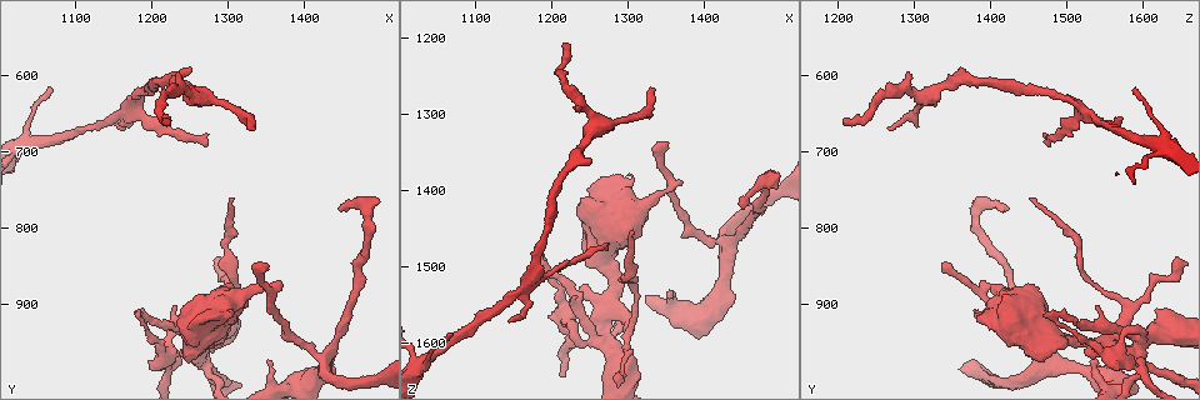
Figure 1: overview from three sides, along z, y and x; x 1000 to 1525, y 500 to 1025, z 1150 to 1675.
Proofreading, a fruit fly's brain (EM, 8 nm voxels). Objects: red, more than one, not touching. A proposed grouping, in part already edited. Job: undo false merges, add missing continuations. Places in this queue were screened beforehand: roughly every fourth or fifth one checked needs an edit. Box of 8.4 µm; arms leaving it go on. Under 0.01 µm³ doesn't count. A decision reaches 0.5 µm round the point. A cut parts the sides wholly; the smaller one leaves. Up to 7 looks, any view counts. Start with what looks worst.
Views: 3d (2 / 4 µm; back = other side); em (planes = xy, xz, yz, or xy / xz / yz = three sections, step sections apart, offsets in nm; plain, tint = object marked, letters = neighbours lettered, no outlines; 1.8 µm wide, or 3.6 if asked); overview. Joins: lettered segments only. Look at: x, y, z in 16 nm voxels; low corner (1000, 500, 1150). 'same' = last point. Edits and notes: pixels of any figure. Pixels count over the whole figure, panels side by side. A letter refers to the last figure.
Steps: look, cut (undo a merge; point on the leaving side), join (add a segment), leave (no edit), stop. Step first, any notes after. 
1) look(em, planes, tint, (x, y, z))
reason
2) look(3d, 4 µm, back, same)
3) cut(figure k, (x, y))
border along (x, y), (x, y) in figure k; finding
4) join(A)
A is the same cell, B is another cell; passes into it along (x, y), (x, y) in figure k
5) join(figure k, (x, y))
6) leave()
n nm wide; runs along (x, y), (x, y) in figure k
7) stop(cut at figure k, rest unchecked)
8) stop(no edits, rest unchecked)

look(3d, 2 µm, (1425, 965, 1465))
four-way junction

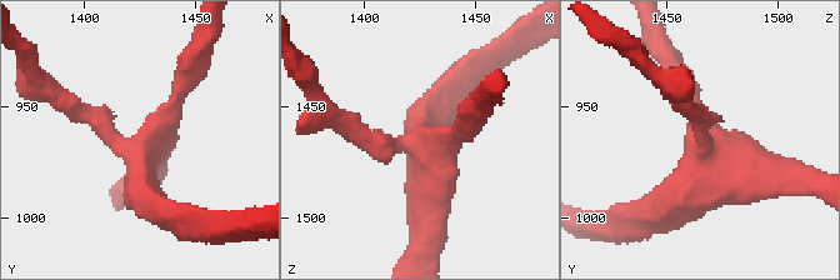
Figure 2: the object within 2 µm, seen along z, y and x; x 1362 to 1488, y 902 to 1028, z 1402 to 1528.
look(em, planes, plain, (1424, 966, 1465))
4 arms; shape alone is not enough

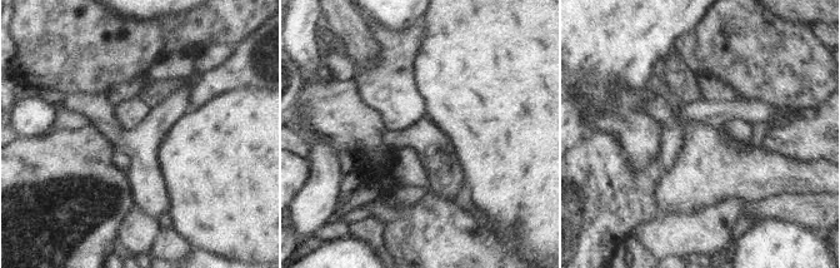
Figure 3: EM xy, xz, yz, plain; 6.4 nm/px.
look(em, planes, letters, same)
what lies round it

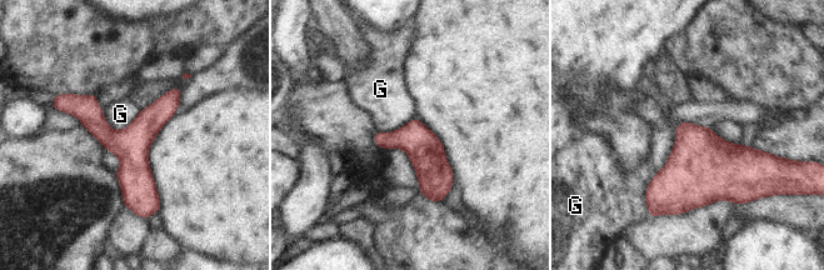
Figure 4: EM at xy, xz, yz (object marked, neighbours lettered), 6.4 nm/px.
leave()
G touches over 700 nm; G is another cell; runs along (66, 96), (134, 163), (136, 210) in figure 4; one neuron here

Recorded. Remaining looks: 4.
look(em, planes, letters, (1215, 655, 1210))
an open end

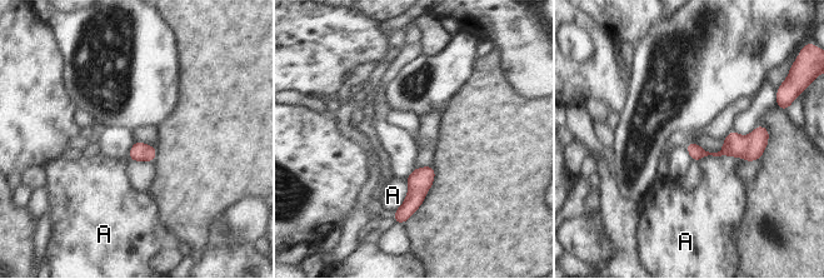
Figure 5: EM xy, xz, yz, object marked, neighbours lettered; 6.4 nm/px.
leave()
A is another cell; border along (698, 160), (708, 155), (745, 160) in figure 5; no lettered segment goes on from it

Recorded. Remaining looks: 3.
look(3d, 2 µm, (1185, 915, 1470))
an open end

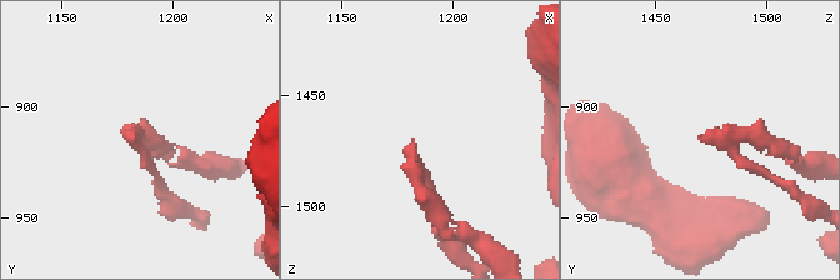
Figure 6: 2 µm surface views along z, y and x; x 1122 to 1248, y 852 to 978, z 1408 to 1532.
look(em, 3.6 µm, planes, letters, (1182, 915, 1469))

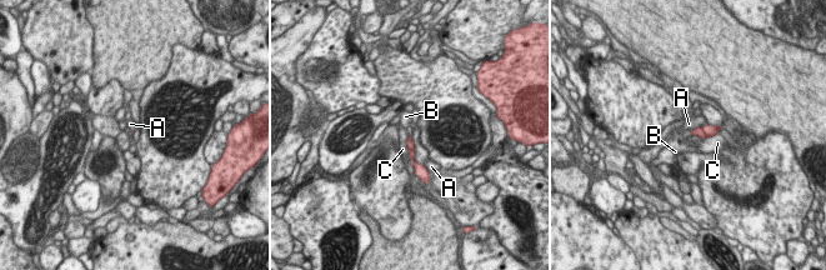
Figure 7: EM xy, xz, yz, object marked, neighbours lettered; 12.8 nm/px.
cut(figure 7, (409, 141))
A, B and C are other cells; two neurons meet here

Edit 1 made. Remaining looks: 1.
stop(cut at figure 7, rest unchecked)

